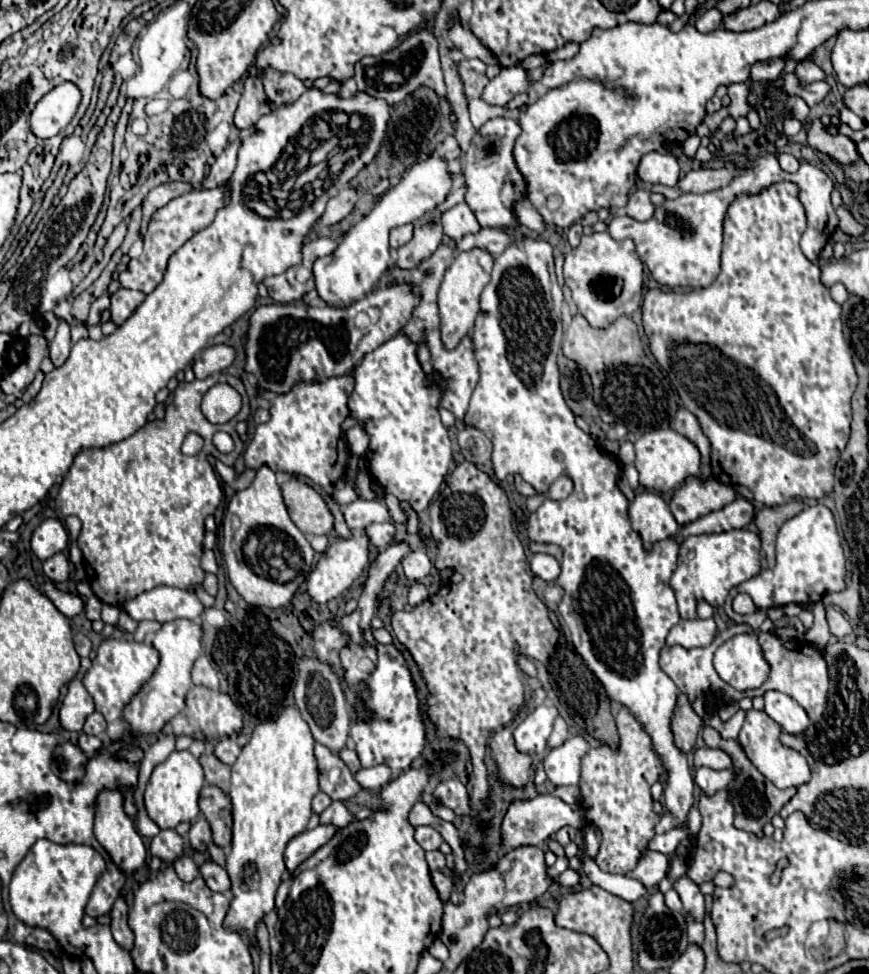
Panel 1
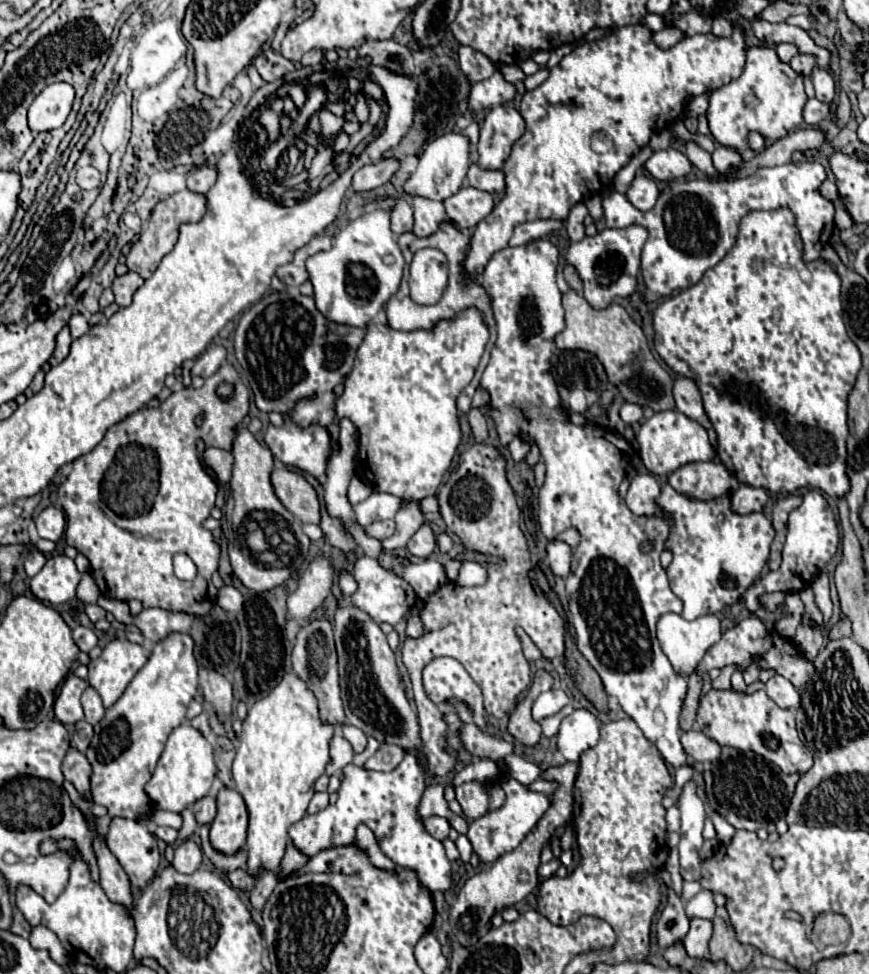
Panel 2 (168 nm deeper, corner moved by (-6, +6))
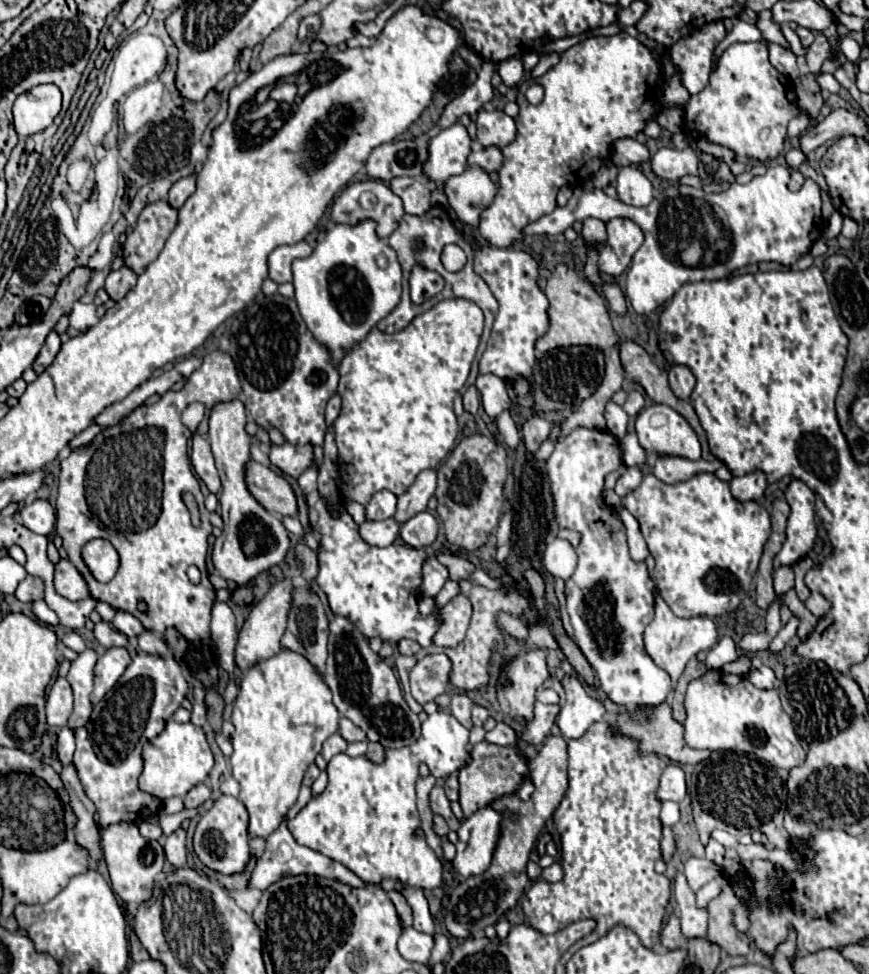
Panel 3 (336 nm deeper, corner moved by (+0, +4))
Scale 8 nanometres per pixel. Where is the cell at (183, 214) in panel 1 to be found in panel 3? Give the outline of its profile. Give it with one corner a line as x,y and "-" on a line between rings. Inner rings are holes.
160,200
148,204
140,214
134,232
124,242
126,266
136,274
142,274
146,266
156,260
174,226
176,210
168,206
168,202

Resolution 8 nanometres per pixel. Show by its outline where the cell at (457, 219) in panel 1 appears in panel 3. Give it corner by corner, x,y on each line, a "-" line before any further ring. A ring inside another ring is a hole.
468,166
462,174
446,180
444,194
464,224
478,226
480,214
494,202
496,184
484,168

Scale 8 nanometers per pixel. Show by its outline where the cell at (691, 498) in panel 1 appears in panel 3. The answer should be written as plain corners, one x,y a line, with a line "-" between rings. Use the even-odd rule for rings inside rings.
658,456
652,468
652,474
666,484
674,484
680,480
688,480
688,476
694,476
696,472
714,472
722,466
720,460
708,462
708,460
688,460
680,456

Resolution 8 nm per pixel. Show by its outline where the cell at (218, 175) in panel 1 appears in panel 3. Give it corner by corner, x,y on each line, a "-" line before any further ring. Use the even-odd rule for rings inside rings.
194,176
180,178
176,184
172,184
166,202
168,202
172,208
178,210
194,190
196,190
196,178
194,178

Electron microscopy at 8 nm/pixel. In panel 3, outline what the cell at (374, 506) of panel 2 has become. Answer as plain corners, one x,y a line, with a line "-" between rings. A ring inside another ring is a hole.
380,490
366,506
366,520
386,520
396,512
396,496
390,490

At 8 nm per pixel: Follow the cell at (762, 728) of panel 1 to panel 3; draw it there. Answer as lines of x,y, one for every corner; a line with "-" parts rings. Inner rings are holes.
706,670
688,684
684,706
688,712
684,740
690,748
752,752
760,760
784,770
804,764
806,752
800,746
790,716
782,710
776,690
760,690
744,676

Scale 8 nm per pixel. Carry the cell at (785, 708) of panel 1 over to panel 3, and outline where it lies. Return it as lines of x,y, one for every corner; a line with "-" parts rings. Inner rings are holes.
760,666
758,670
750,670
748,672
748,680
756,686
756,688
774,688
776,676
768,666

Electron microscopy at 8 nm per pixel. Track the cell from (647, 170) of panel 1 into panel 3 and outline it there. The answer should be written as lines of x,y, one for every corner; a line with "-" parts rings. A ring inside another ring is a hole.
686,146
684,150
676,150
676,148
660,148
654,158
652,158
652,170
656,176
666,178
676,182
678,178
692,174
698,174
698,152
690,146

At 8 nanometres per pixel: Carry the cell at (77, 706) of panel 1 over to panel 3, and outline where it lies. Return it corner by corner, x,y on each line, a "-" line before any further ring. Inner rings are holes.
56,678
46,696
46,722
48,726
62,728
72,712
72,688
66,678

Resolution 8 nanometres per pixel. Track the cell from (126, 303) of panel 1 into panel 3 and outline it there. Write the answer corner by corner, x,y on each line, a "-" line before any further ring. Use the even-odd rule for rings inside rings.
122,266
120,270
112,270
106,278
106,284
104,284
104,290
108,292
108,296
112,300
122,300
132,288
136,286
136,274
128,268
128,266

